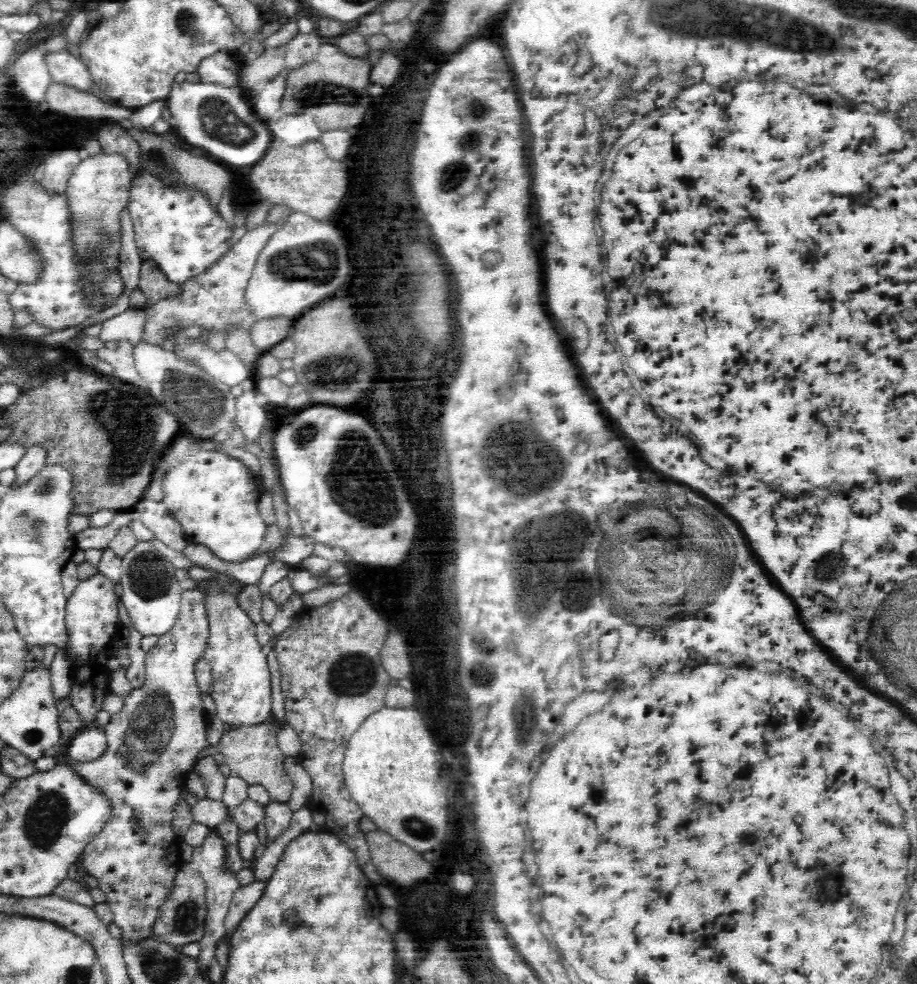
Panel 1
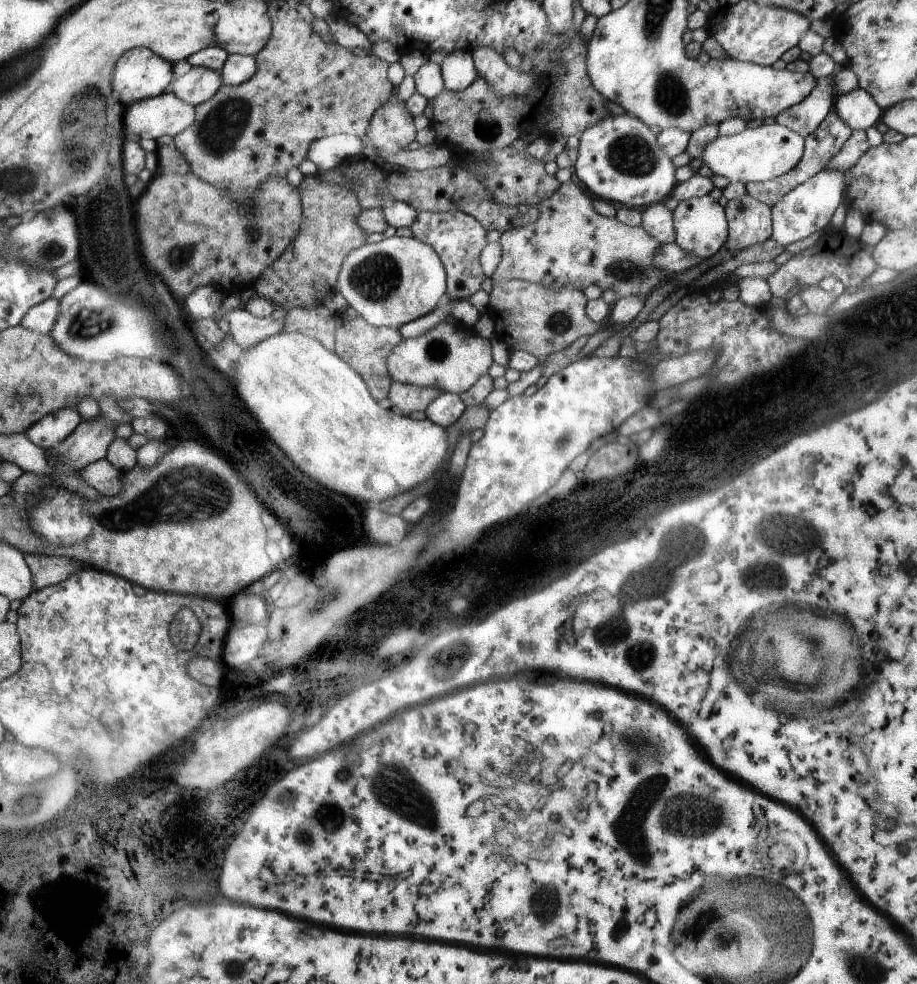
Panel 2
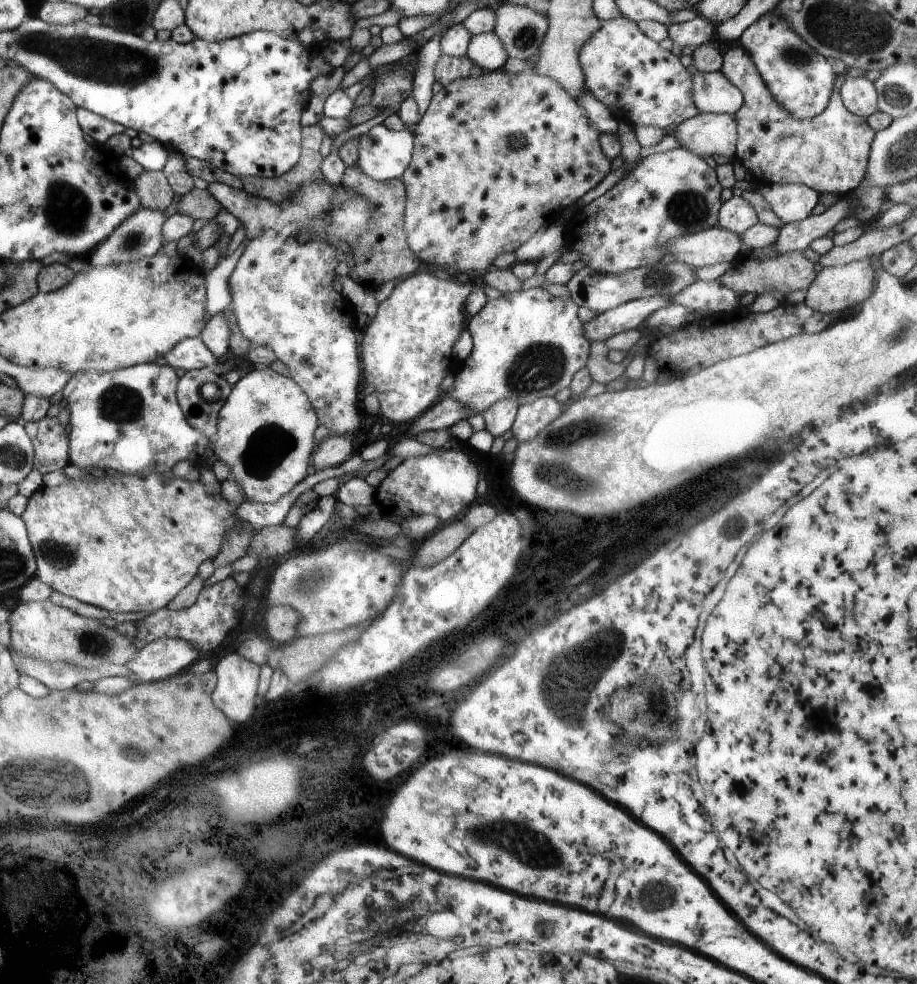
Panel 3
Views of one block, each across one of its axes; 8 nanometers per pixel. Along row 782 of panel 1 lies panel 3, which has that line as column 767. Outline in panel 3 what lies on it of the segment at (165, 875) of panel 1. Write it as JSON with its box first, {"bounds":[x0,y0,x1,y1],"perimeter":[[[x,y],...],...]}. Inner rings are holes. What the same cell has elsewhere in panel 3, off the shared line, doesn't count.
{"bounds":[720,42,876,197],"perimeter":[[[737,42],[726,49],[720,72],[740,90],[744,102],[733,114],[737,122],[734,160],[745,168],[751,181],[755,185],[801,184],[818,194],[826,192],[837,197],[852,192],[866,175],[876,130],[863,117],[845,109],[837,95],[845,76],[837,75],[836,90],[823,112],[813,118],[797,118],[777,104],[755,62]]]}

